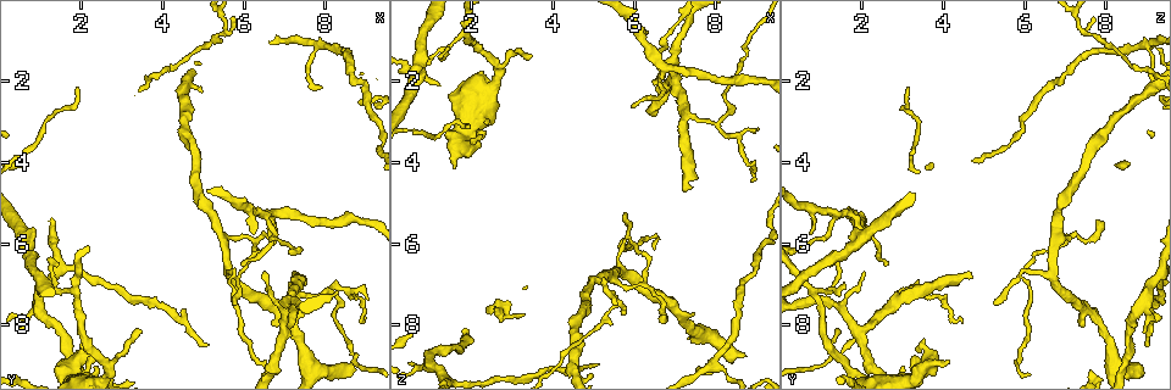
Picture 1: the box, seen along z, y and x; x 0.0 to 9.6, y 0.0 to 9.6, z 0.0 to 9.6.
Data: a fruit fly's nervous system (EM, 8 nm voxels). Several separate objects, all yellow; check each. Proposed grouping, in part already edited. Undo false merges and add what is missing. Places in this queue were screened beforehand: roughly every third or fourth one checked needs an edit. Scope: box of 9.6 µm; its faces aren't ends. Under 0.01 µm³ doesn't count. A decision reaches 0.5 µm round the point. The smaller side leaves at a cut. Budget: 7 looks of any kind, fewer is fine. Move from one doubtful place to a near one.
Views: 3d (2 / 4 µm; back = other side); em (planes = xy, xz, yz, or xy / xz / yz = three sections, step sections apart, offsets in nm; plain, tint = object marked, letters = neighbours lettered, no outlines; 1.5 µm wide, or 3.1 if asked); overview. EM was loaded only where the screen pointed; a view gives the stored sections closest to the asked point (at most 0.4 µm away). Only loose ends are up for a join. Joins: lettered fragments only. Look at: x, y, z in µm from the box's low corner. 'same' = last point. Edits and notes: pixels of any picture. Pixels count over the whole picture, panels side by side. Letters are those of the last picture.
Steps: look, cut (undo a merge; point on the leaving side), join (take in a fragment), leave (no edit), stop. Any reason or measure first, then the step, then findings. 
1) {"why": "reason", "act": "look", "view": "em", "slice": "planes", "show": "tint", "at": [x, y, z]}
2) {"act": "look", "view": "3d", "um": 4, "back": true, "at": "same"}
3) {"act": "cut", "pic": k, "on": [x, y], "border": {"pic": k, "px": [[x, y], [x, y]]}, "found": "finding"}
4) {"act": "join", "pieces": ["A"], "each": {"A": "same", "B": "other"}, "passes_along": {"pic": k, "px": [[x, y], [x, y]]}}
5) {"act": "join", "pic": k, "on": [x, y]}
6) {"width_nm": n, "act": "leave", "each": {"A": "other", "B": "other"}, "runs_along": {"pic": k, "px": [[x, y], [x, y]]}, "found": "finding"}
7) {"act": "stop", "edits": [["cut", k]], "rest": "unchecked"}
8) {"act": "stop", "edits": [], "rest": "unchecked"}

{"why": "free end", "act": "look", "view": "em", "slice": "planes", "show": "plain", "at": [8.75, 9.10, 8.80]}

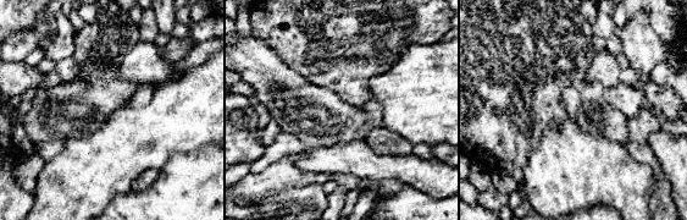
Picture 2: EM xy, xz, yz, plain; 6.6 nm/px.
{"why": "what lies round it", "act": "look", "view": "em", "slice": "planes", "show": "letters", "at": "same"}

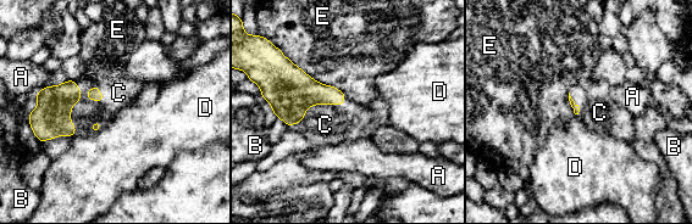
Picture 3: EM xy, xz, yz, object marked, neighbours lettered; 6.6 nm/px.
{"act": "join", "pieces": ["C"], "each": {"A": "other", "B": "other", "C": "same", "D": "other", "E": "other"}, "passes_along": {"pic": 3, "px": [[51, 118], [70, 116], [84, 113]]}, "found": "it goes on there"}

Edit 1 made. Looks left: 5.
{"act": "look", "view": "overview"}

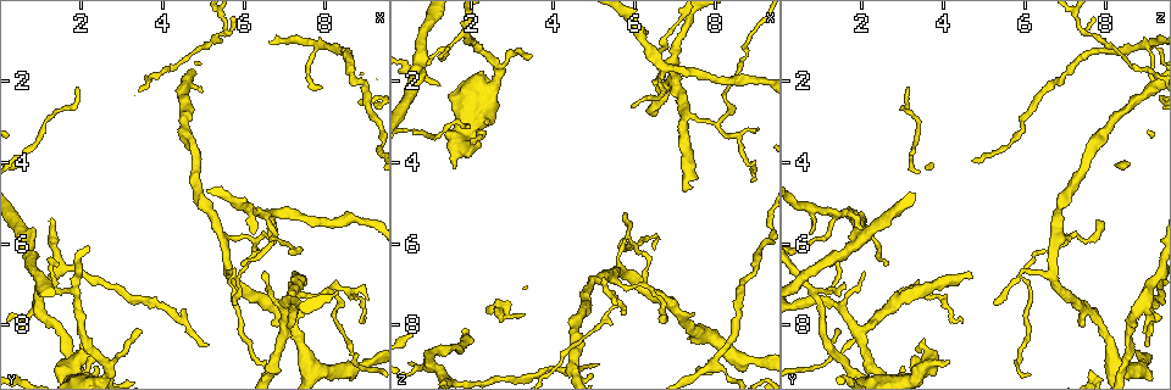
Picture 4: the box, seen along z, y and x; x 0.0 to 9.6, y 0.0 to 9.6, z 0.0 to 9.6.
{"why": "branch stops here", "act": "look", "view": "em", "slice": "planes", "show": "letters", "at": [7.20, 6.80, 4.75]}

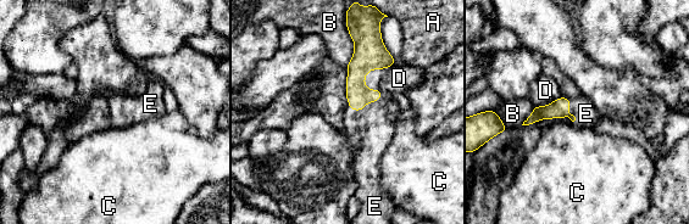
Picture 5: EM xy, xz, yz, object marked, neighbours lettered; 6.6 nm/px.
{"act": "join", "pieces": ["E"], "each": {"A": "other", "B": "other", "C": "other", "D": "other", "E": "same"}, "passes_along": {"pic": 5, "px": [[559, 108], [567, 112], [585, 113]]}, "found": "the cell continues"}

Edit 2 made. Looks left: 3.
{"why": "see it whole again", "act": "look", "view": "overview"}

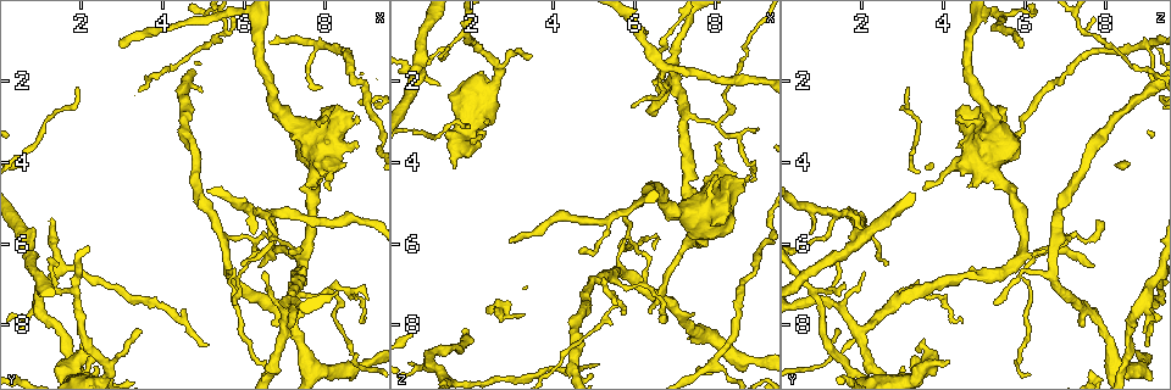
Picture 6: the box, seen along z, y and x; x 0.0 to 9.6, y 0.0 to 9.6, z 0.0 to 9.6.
{"why": "free end", "act": "look", "view": "3d", "um": 4, "at": [8.10, 4.60, 3.50]}

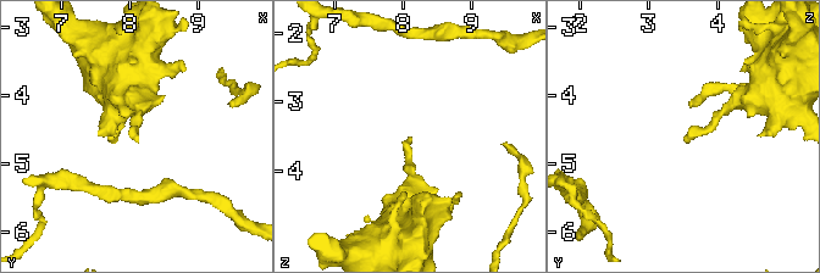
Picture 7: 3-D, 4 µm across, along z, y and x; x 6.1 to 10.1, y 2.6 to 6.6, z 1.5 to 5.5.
{"act": "look", "view": "em", "slice": "planes", "show": "letters", "at": [8.10, 4.55, 3.50]}

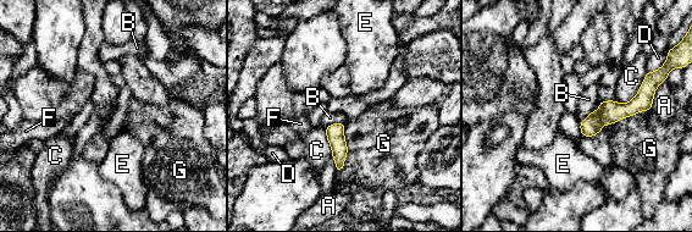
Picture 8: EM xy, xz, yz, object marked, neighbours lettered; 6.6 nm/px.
{"width_nm": 120, "act": "leave", "each": {"A": "other", "B": "other", "C": "other", "D": "other", "E": "other", "F": "other", "G": "other"}, "runs_along": {"pic": 8, "px": [[645, 84], [627, 110], [583, 132]]}, "found": "no lettered fragment goes on from it"}

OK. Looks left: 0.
{"act": "stop", "edits": [["join", 3], ["join", 5]], "rest": "unchecked"}

